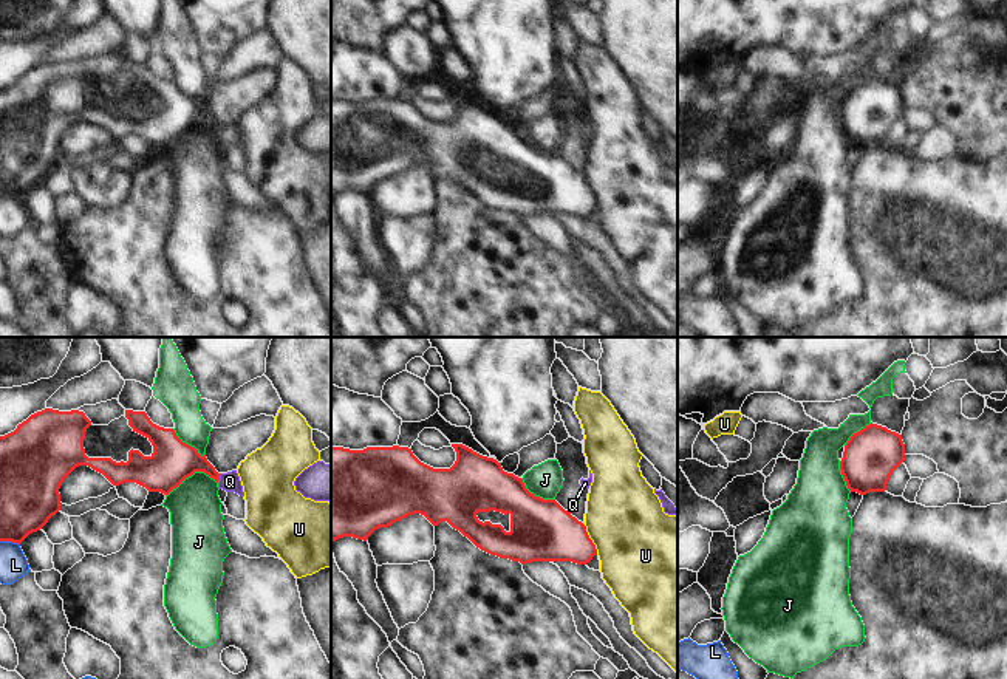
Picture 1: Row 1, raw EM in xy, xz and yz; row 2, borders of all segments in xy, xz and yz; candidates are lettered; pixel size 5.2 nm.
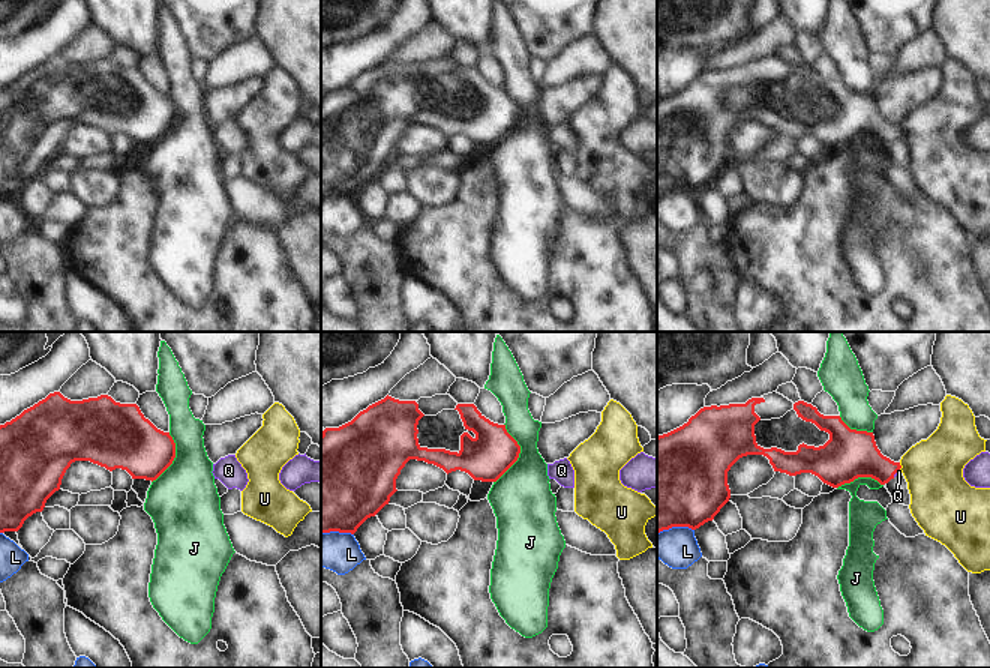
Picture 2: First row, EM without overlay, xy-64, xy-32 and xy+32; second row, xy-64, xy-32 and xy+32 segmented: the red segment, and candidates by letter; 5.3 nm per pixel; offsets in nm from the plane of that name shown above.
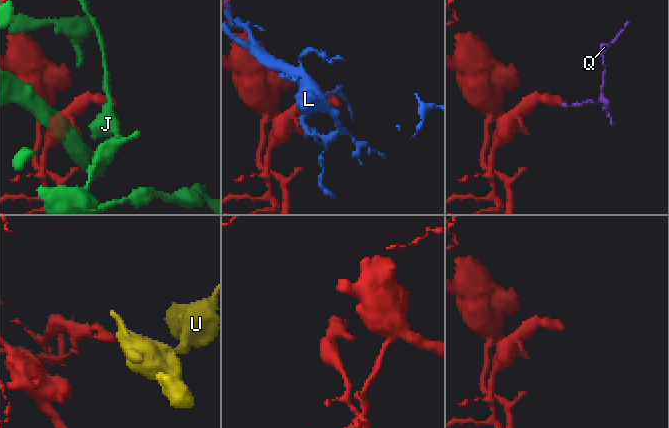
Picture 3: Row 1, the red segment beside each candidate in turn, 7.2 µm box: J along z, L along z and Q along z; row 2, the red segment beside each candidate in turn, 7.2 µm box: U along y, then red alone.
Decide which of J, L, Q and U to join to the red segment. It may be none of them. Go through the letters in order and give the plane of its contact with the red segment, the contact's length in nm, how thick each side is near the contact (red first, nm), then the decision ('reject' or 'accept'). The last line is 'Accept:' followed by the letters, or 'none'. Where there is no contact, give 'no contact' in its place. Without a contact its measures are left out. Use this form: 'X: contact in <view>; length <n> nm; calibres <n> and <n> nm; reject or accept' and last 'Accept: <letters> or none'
J: contact in xy; length 280 nm; calibres 220 and 280 nm; reject
L: contact in xy; length 110 nm; calibres 300 and 140 nm; reject
Q: contact in xy; length 50 nm; calibres 220 and 100 nm; accept
U: contact in xz; length 180 nm; calibres 300 and 440 nm; reject
Accept: Q

